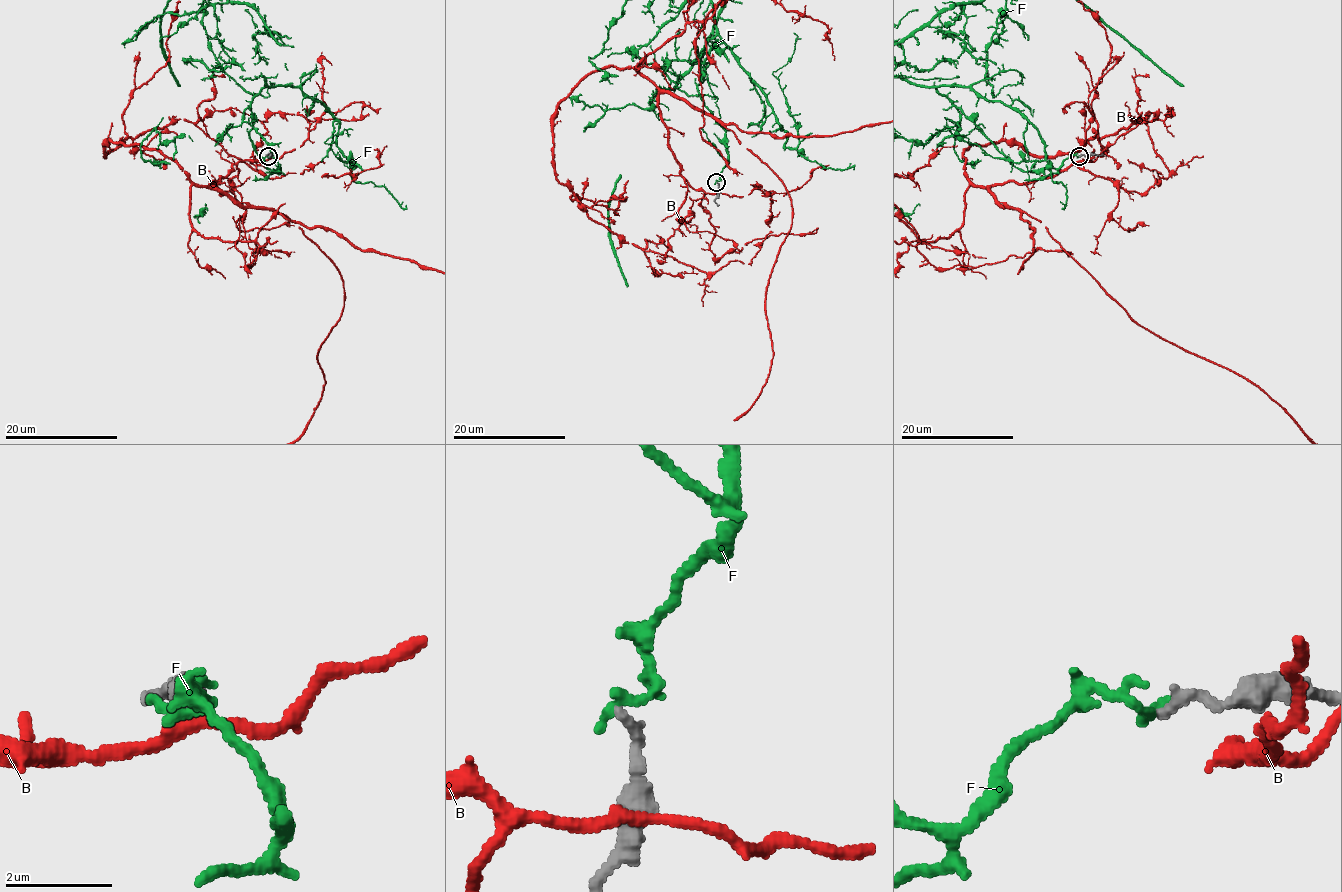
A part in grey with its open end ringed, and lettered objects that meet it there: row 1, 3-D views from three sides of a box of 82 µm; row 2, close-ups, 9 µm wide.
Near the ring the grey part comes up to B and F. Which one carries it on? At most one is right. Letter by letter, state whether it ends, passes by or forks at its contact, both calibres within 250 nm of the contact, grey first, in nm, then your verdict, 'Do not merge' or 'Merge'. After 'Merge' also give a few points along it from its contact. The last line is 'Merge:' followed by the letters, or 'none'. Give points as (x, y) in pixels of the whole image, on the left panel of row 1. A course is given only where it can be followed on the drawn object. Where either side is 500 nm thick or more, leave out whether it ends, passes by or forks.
B: It passes by. Thickness 400 nm (grey) against 240 nm. Do not merge
F: It ends there. Thickness 200 nm (grey) against 200 nm. Do not merge
Merge: none

